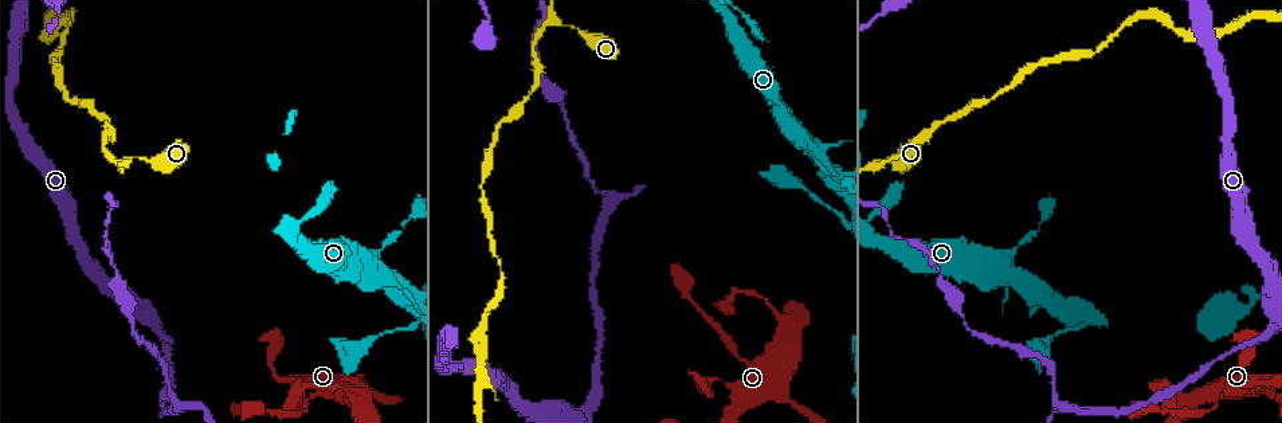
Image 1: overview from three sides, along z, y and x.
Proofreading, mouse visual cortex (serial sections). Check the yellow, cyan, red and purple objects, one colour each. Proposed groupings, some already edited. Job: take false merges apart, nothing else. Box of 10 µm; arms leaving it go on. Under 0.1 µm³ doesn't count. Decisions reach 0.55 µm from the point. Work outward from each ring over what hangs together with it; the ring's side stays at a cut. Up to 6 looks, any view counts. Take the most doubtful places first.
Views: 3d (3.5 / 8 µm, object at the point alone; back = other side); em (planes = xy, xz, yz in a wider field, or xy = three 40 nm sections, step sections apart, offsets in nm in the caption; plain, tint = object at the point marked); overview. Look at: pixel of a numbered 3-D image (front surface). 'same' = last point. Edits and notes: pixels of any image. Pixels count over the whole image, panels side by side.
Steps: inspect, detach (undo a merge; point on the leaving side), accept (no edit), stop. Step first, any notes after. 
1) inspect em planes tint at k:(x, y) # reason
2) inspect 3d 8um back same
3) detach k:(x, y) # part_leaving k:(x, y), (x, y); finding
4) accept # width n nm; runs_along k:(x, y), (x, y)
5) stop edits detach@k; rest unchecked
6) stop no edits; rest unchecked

inspect 3d 3.5um at 1:(568, 26) # thin neck

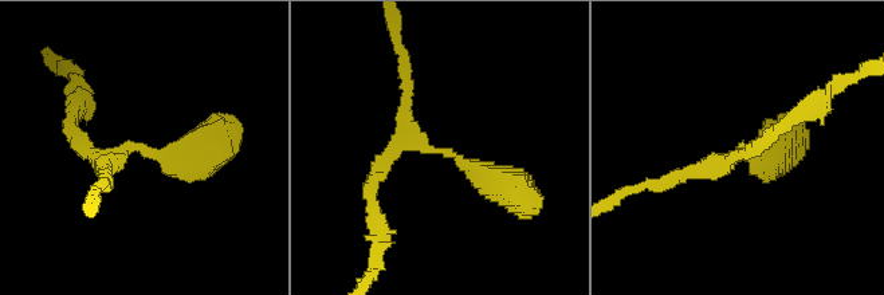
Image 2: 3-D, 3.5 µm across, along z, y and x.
inspect em planes tint at 2:(741, 149) # arms 3; arm_widths 200, 200, 400 nm

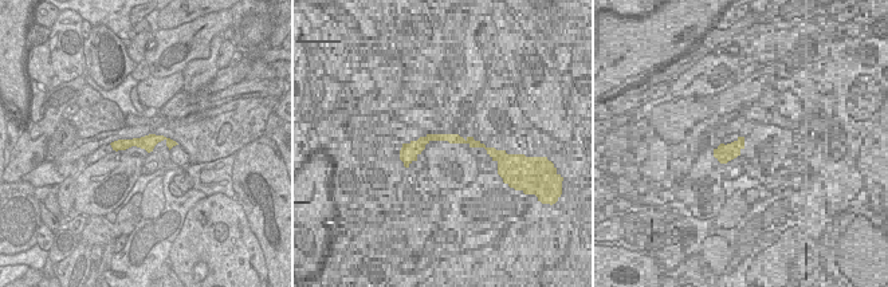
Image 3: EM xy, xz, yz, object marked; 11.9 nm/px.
accept # runs_along 3:(169, 142), (156, 138), (116, 146); all the same cell

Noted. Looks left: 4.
inspect 3d 3.5um at 1:(1052, 395) # sharp bend

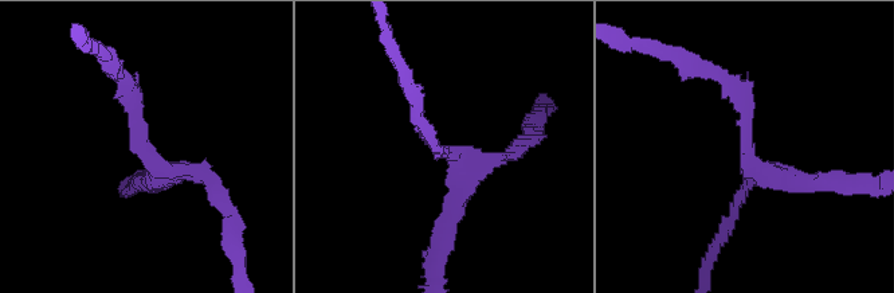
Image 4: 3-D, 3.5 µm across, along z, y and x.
inspect em planes tint at 4:(750, 149) # arms 3; arm_widths 150, 150, 200 nm; now the EM

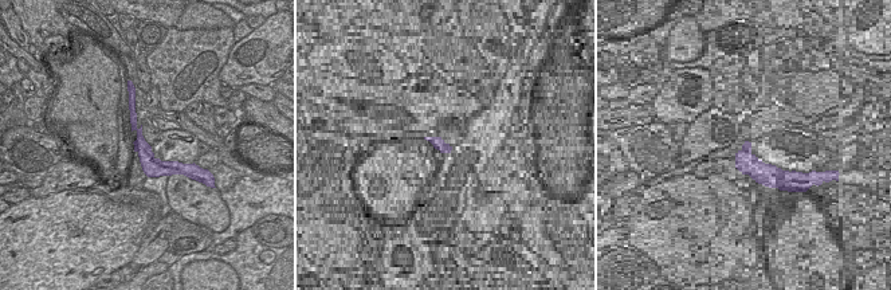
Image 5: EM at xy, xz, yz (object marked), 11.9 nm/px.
accept # runs_along 5:(133, 116), (144, 152), (181, 169); all the same cell

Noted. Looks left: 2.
inspect em xy step 5 tint at 1:(805, 143)

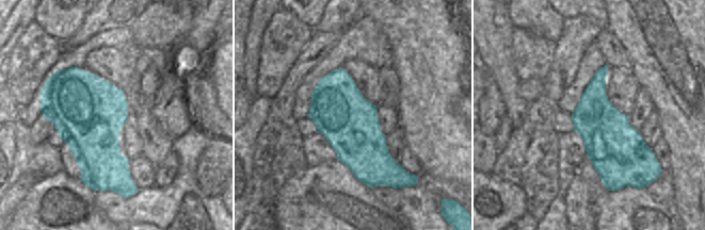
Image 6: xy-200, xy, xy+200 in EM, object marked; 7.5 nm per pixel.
inspect 3d 3.5um same

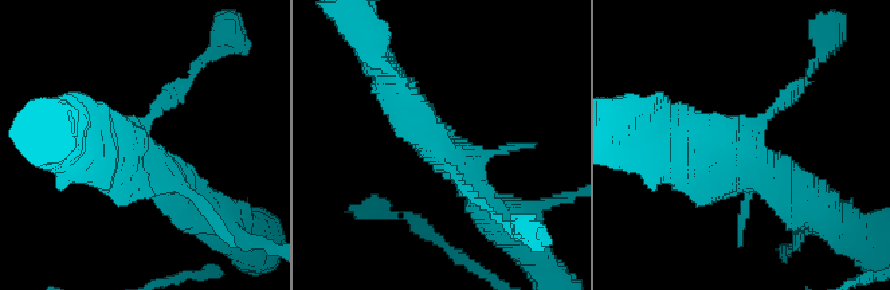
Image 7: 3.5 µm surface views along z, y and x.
accept # runs_along 7:(388, 82), (483, 208); all the same cell

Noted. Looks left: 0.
stop no edits; rest unchecked

